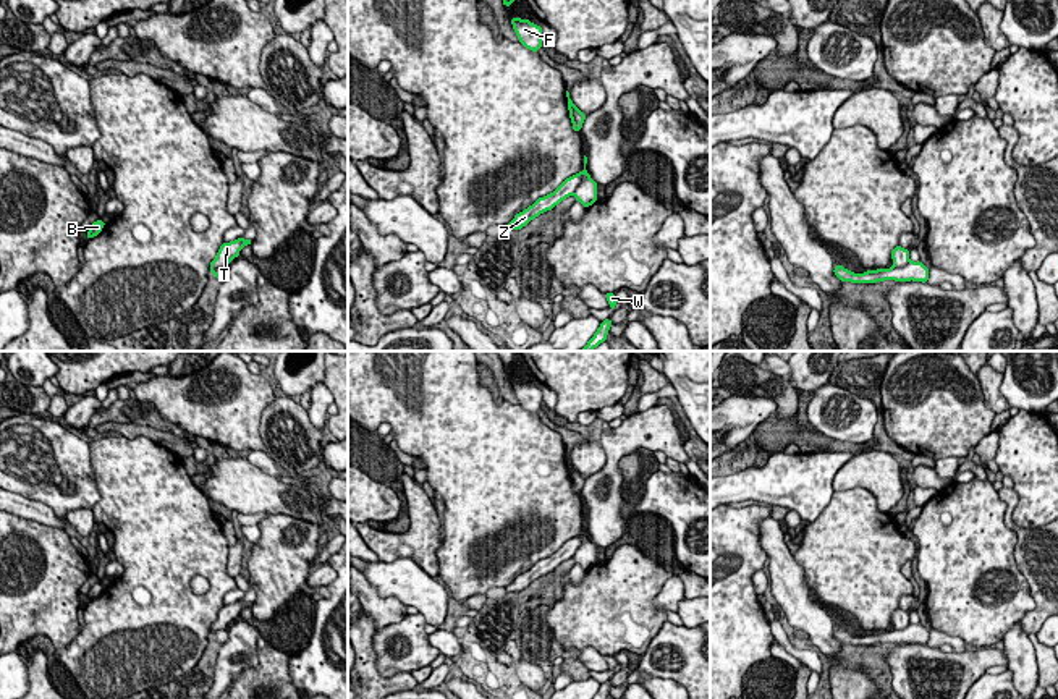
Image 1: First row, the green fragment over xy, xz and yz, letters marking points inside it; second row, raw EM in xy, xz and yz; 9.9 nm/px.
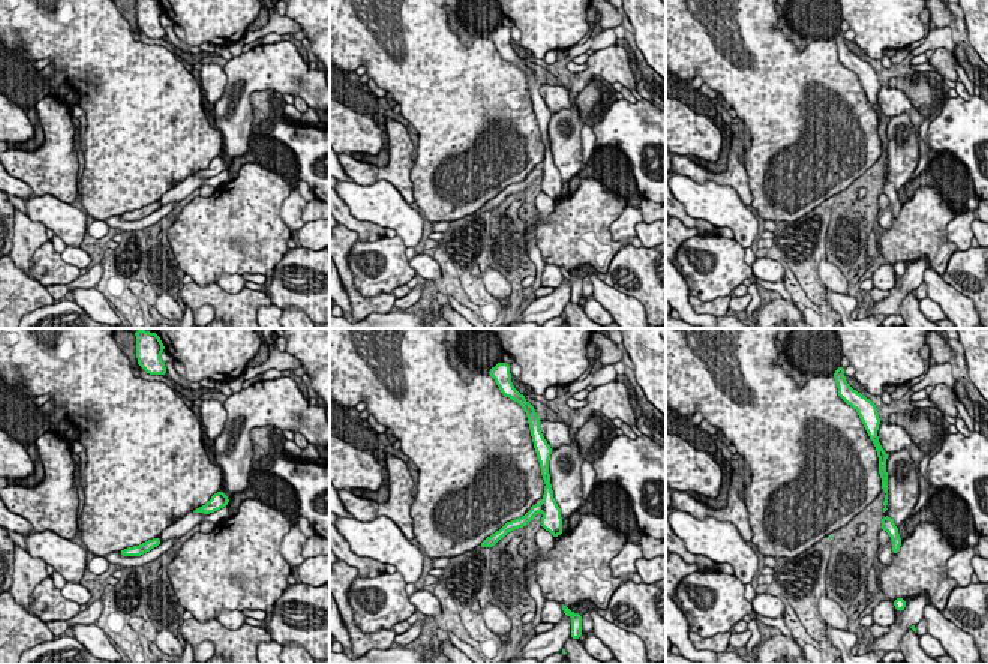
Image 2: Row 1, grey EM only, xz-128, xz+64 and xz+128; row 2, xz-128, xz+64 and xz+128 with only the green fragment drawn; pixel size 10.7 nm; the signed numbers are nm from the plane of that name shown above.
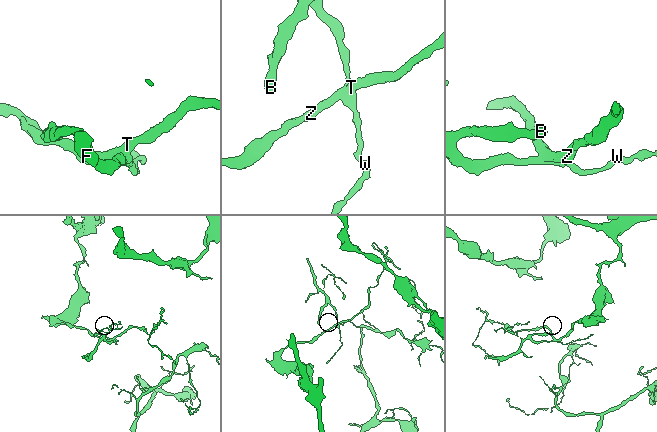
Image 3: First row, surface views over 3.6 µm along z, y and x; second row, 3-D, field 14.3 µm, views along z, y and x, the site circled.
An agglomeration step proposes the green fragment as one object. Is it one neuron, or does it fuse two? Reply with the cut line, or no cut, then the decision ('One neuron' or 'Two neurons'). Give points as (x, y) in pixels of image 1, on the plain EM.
Split along xz (579, 536), (581, 546), (573, 555). Two neurons

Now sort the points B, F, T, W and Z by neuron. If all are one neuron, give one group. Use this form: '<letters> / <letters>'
B F W / T Z

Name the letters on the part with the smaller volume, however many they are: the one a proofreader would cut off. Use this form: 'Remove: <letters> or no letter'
Remove: B, F, W

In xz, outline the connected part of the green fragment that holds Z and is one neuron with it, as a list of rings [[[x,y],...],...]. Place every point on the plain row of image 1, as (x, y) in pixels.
[[[573,537],[566,540],[552,557],[547,557],[544,560],[539,560],[532,568],[529,568],[526,573],[514,578],[514,581],[506,586],[506,592],[521,592],[526,589],[531,582],[539,579],[540,576],[552,573],[555,568],[558,568],[563,561],[574,557],[578,549],[582,545],[582,539]]]

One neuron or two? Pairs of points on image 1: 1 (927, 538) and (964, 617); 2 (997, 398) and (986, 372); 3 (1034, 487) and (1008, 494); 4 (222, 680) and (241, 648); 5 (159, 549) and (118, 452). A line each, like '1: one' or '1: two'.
1: one
2: one
3: two
4: one
5: one

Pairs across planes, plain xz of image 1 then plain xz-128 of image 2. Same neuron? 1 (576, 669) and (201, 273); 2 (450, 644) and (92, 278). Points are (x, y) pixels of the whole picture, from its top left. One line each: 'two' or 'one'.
1: two
2: two

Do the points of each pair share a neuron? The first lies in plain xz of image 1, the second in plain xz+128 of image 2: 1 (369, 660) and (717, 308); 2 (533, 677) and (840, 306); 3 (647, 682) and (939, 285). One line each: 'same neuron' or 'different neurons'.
1: same neuron
2: different neurons
3: same neuron

